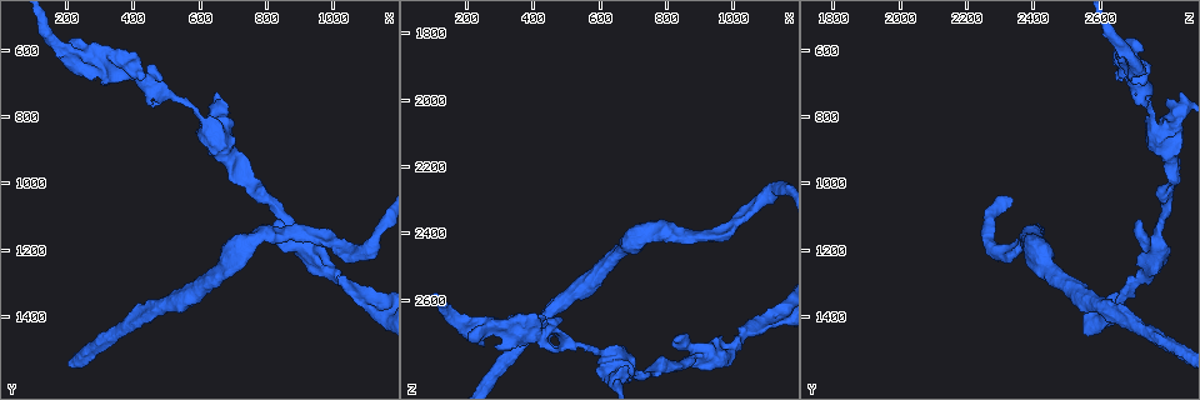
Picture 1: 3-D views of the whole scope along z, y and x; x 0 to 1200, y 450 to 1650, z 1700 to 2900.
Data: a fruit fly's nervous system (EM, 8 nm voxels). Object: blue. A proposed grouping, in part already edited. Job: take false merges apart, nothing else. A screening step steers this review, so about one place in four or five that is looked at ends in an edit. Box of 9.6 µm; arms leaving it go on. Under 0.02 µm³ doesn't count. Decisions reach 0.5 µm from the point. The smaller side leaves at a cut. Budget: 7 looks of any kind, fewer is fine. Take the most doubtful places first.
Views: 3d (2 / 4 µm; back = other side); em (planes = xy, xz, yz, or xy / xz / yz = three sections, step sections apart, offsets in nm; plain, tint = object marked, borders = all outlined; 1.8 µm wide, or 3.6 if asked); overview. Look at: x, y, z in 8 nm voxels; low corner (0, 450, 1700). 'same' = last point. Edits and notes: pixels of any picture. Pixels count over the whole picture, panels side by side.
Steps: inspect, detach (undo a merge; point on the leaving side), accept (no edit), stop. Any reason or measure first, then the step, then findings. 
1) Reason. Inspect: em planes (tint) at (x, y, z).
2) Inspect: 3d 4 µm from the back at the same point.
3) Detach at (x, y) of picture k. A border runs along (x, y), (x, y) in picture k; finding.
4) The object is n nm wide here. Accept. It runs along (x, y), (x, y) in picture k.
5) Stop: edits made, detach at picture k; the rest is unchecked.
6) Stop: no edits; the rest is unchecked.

Two arms in line, one across. Inspect: 3d 4 µm at (420, 680, 2700).

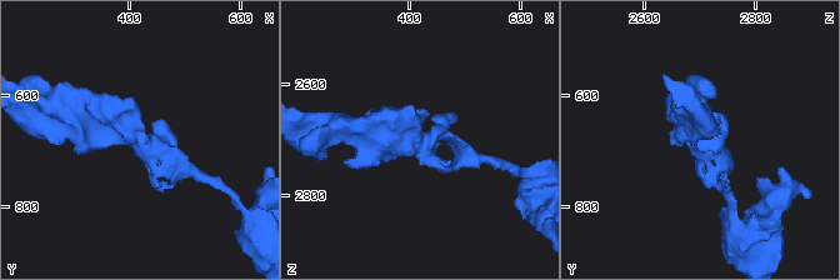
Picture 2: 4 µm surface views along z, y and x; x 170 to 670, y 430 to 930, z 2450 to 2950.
Inspect: em 3.6 µm planes (tint) at (425, 685, 2700).

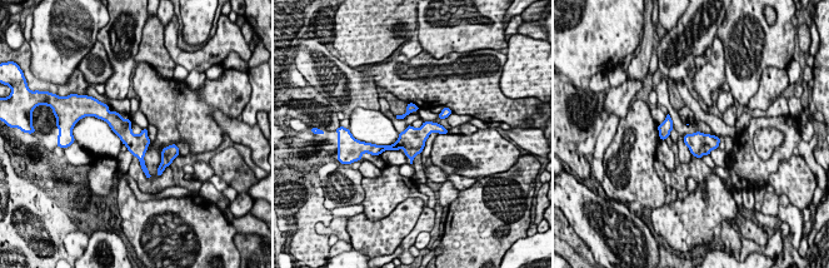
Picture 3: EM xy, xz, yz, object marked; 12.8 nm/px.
Accept. All the same neuron.

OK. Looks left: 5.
Three arms meet. Inspect: 3d 4 µm at (660, 850, 2800).

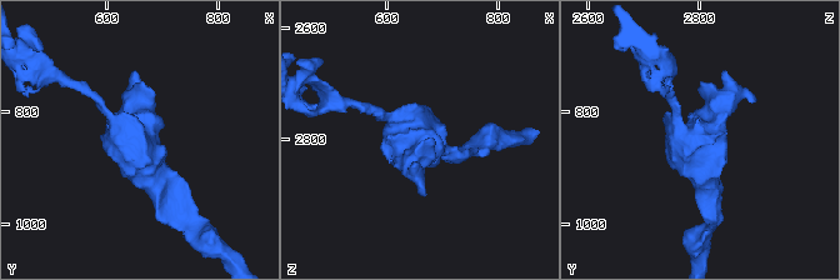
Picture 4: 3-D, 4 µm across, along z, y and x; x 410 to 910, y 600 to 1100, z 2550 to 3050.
3 arms meet here; now the EM. Inspect: em 3.6 µm planes (tint) at (660, 840, 2810).

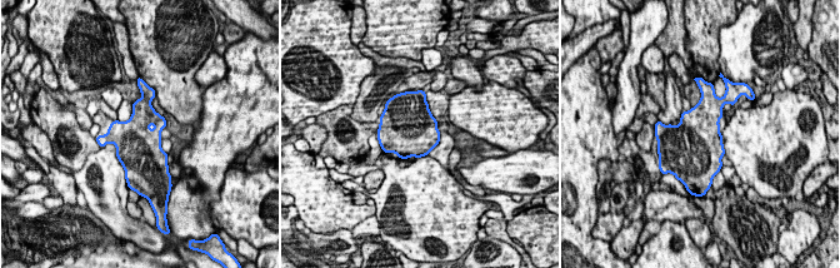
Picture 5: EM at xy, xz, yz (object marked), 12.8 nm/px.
The object is 600 nm wide here. Accept. One neuron here.

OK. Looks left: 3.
Calibre changes. Inspect: 3d 2 µm at (980, 1260, 2750).

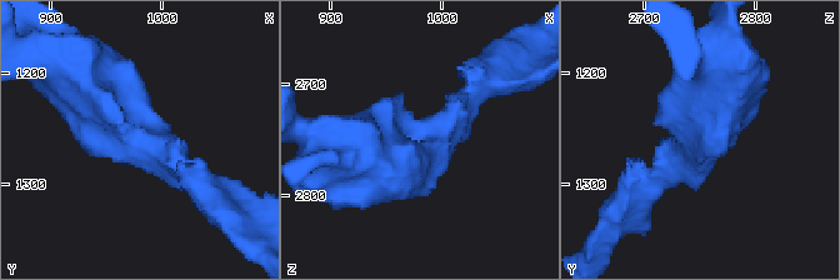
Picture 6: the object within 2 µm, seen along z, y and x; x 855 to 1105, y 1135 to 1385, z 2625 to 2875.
The arms are 200, 400 nm wide. Inspect: em 3.6 µm xz step 4 (tint) at (982, 1256, 2758).

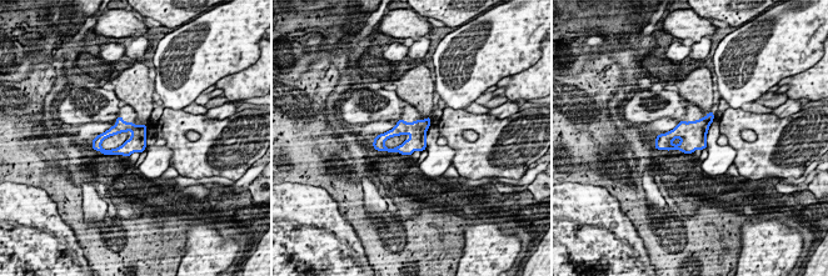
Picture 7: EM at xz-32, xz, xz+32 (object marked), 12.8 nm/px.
Accept. All the same neuron.

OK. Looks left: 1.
Stop: no edits; the rest is unchecked.

